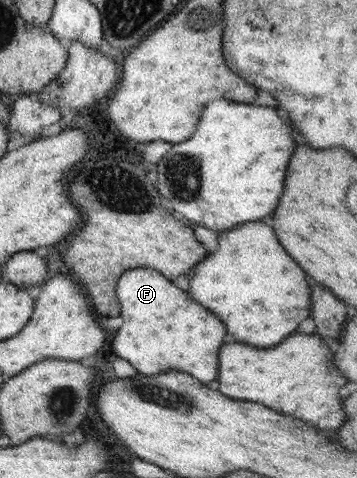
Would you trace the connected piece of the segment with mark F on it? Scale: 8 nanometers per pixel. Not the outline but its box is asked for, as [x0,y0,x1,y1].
[112,268,226,383]

